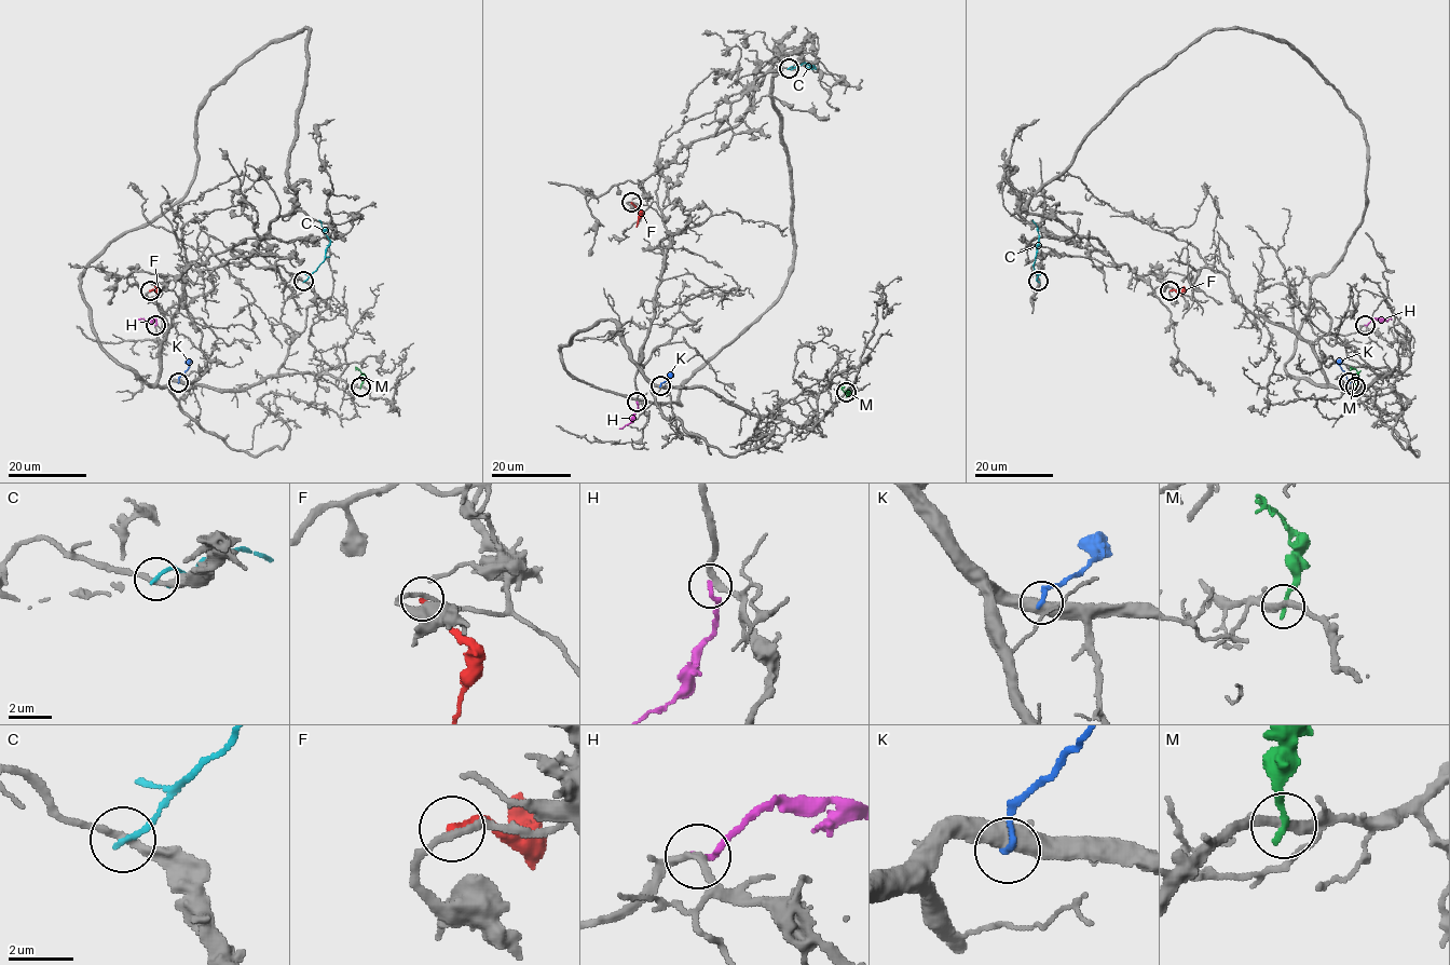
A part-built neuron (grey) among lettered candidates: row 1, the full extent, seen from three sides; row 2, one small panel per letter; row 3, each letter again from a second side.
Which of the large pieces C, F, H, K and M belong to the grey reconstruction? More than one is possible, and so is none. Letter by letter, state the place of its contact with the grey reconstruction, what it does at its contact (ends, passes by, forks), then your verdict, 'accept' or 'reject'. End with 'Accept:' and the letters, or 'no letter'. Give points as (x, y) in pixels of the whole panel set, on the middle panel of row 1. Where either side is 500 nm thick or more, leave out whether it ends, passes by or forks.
C: contact (789, 68); it ends; reject
F: contact (631, 202); it ends; reject
H: contact (637, 402); it ends; reject
K: contact (660, 385); reject
M: contact (846, 392); it ends; reject
Accept: no letter

